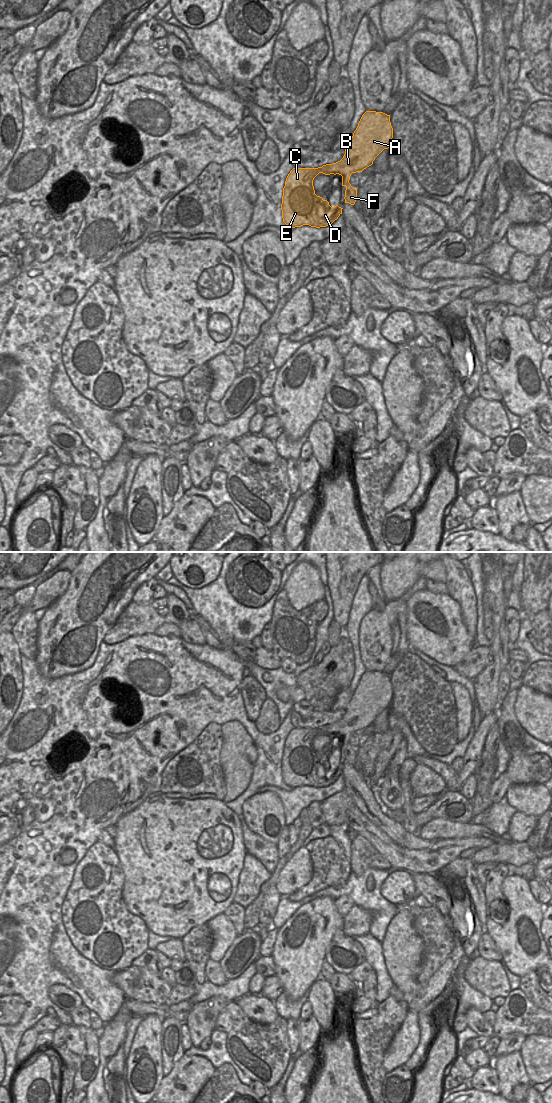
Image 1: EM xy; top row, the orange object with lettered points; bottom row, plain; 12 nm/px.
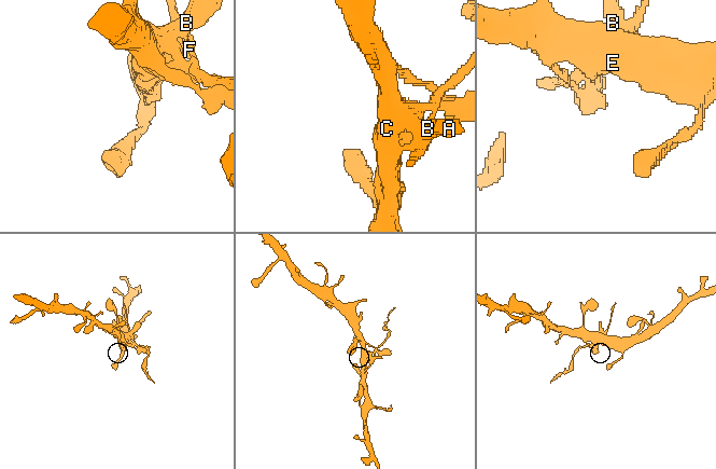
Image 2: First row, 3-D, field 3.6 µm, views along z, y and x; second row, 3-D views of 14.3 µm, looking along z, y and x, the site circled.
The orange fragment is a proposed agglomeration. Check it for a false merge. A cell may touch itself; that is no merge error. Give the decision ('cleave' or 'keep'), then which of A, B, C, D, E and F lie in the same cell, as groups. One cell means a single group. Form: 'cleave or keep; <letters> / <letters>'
cleave; A B F / C D E

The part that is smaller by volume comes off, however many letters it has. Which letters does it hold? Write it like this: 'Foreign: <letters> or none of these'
Foreign: A, B, F

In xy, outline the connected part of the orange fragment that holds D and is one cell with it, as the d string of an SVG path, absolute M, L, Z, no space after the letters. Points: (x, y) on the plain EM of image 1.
M322 727L293 728L288 734L281 764L286 785L326 787L342 774L343 768L338 765L332 768L327 760L315 754L313 740L319 733L324 734Z

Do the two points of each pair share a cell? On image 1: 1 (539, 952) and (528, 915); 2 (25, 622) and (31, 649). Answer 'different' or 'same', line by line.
1: same
2: same

